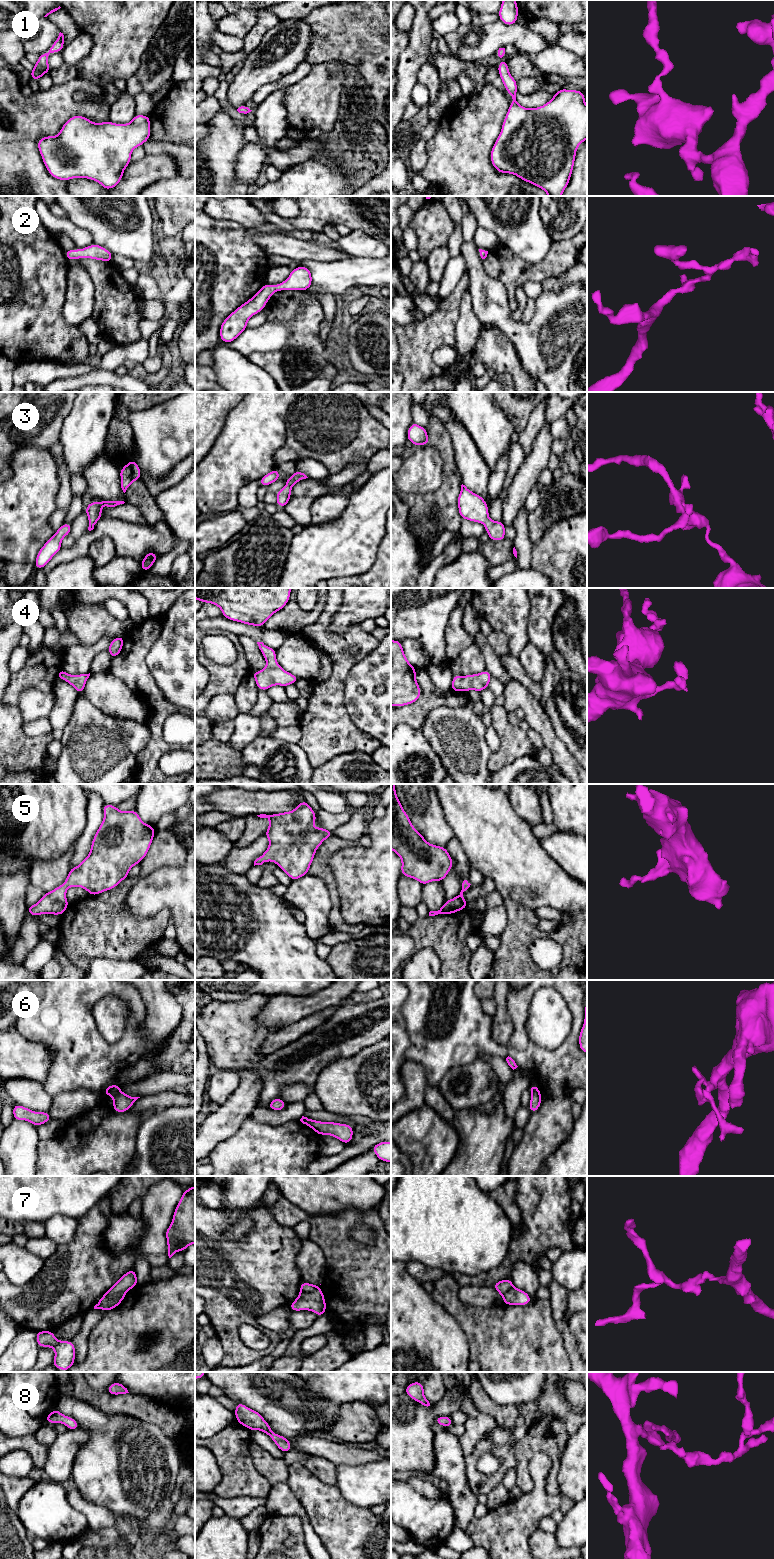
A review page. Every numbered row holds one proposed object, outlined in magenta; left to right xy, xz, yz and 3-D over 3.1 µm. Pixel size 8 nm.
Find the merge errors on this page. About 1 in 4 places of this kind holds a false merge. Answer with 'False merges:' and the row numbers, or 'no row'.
False merges: 6, 7

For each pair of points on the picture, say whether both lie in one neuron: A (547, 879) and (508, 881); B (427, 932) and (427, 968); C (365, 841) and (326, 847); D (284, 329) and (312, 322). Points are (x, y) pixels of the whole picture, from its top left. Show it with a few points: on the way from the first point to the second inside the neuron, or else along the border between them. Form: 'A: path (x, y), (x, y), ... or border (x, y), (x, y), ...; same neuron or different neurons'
A: path (537, 879), (518, 879); same neuron
B: border (416, 949), (430, 948), (437, 955), (440, 968); different neurons
C: path (355, 844), (336, 844); same neuron
D: border (267, 321), (284, 321), (289, 325), (287, 348); different neurons

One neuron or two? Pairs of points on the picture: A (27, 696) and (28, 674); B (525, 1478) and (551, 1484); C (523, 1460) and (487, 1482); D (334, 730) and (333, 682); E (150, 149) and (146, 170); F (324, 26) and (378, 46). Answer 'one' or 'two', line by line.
A: two
B: one
C: two
D: one
E: two
F: one

